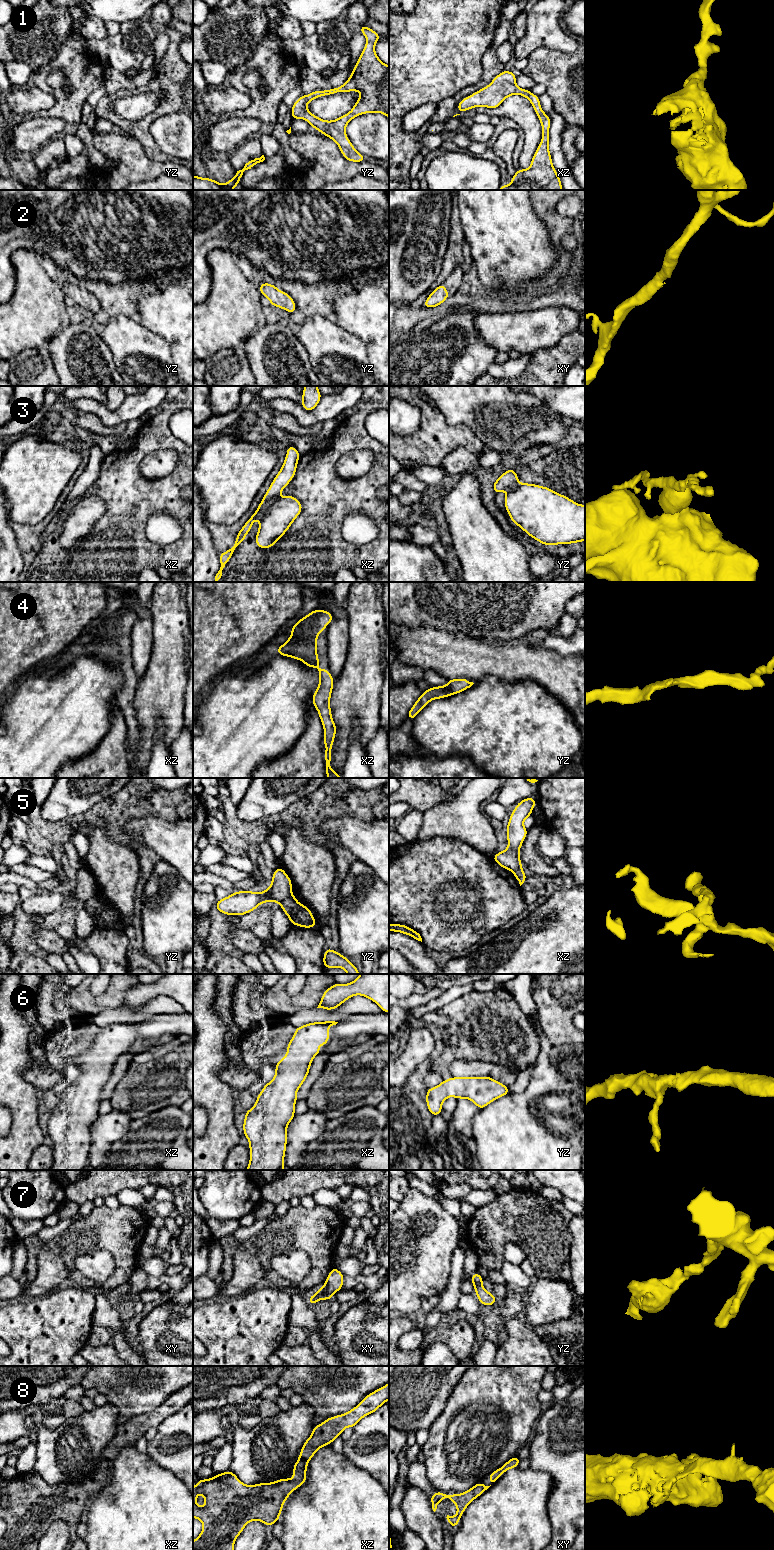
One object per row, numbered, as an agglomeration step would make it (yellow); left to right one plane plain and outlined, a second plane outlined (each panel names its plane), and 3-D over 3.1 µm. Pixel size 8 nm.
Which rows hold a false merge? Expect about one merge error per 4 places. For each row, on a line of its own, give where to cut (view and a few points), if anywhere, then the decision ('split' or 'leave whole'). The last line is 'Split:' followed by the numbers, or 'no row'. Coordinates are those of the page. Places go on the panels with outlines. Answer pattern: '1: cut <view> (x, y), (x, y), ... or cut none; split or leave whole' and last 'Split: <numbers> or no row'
1: cut none; leave whole
2: cut none; leave whole
3: cut none; leave whole
4: cut none; leave whole
5: cut yz (291, 892), (280, 903); split
6: cut none; leave whole
7: cut none; leave whole
8: cut none; leave whole
Split: 5

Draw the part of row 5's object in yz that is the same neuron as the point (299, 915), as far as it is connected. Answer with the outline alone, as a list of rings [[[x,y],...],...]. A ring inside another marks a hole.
[[[291,893],[280,905],[284,913],[288,916],[292,925],[303,928],[314,928],[317,923],[309,908],[299,903]]]

